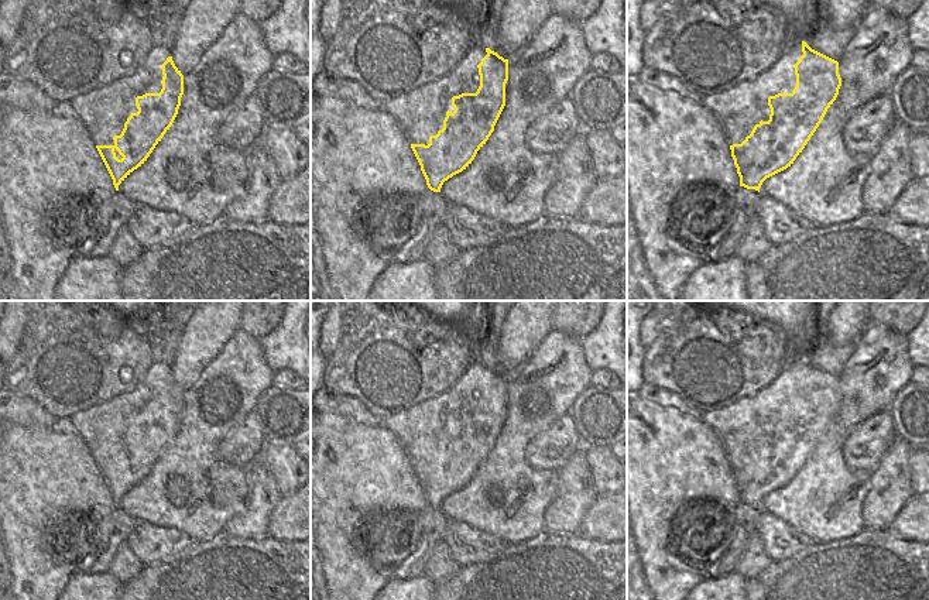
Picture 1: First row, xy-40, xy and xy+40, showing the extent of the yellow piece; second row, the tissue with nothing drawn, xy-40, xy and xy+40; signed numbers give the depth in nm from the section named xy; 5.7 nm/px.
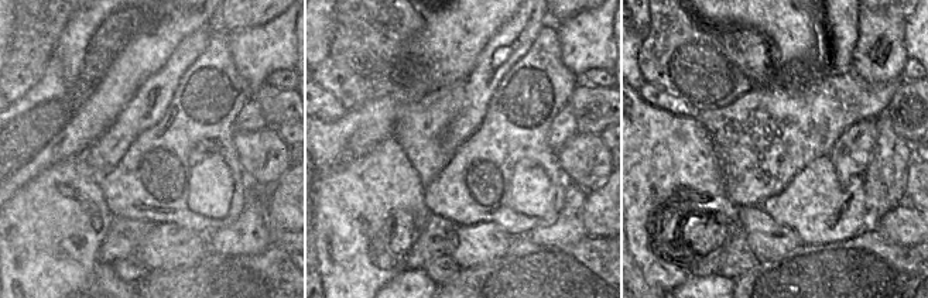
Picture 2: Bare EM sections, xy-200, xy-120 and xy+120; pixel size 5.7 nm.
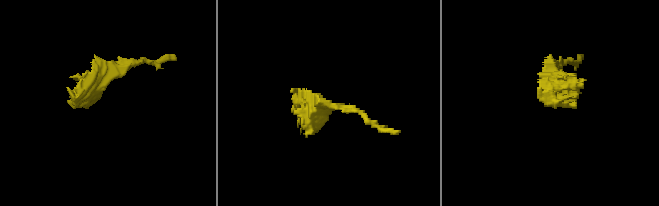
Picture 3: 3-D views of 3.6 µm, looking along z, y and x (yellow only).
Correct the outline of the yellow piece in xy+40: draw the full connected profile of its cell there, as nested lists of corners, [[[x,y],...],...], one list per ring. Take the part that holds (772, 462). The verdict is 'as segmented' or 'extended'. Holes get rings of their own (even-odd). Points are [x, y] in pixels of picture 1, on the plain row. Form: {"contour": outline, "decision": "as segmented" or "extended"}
{"contour": [[[802,357],[802,368],[803,371],[793,381],[796,391],[793,408],[769,412],[769,436],[761,436],[755,440],[751,450],[741,460],[730,462],[740,493],[740,503],[760,508],[767,494],[791,483],[839,411],[841,402],[839,378],[812,366],[805,357]]], "decision": "as segmented"}

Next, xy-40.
{"contour": [[[172,373],[161,381],[162,405],[160,409],[145,409],[136,414],[137,429],[131,429],[113,462],[96,462],[116,507],[119,501],[141,483],[164,450],[172,442],[184,411],[184,391],[175,383]]], "decision": "as segmented"}

